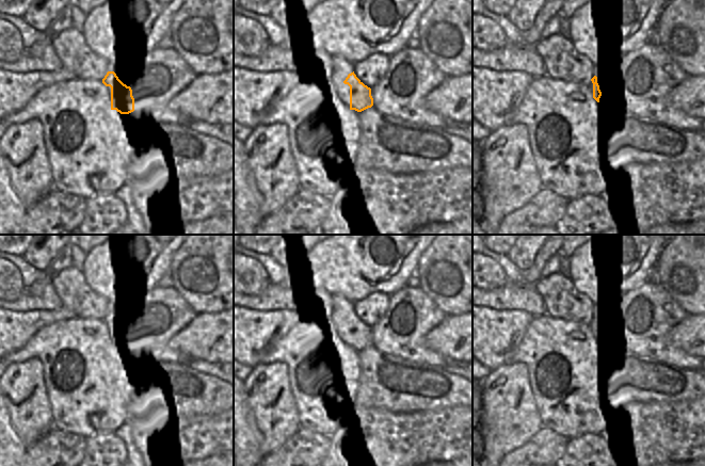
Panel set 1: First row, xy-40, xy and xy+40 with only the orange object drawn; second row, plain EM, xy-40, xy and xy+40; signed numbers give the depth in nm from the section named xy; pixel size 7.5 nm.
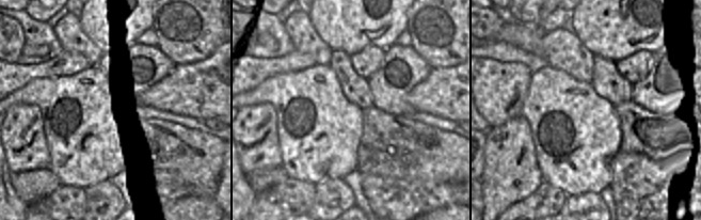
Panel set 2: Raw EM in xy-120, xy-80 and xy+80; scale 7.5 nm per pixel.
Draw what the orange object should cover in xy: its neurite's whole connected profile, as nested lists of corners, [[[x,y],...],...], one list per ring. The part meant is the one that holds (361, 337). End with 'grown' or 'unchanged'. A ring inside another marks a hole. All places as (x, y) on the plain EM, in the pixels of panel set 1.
[[[354,310],[348,314],[343,322],[350,325],[350,349],[362,351],[373,344],[371,327],[365,324]]]; unchanged

